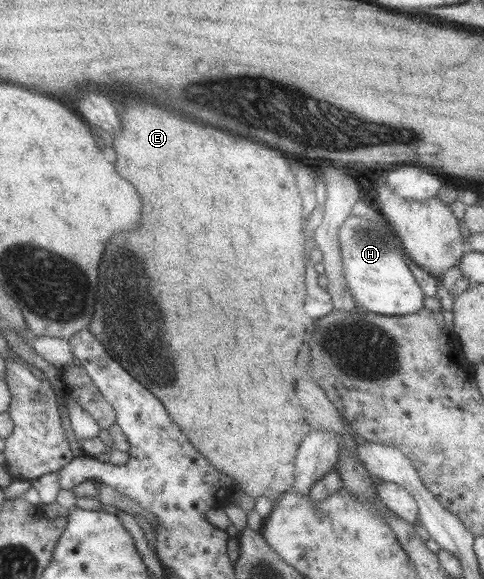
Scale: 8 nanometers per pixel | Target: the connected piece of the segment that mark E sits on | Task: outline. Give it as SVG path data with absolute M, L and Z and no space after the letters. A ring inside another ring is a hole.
M123 94L123 96L125 96L125 100L129 100L129 102L125 102L125 108L123 108L123 110L121 110L121 112L117 112L117 115L119 115L119 121L121 121L121 130L119 130L119 134L113 134L113 135L112 135L112 136L113 136L113 150L115 150L115 154L117 154L117 162L115 162L115 170L117 170L117 172L119 172L119 176L123 176L123 178L125 178L125 180L127 180L127 182L131 182L131 184L133 184L133 186L135 186L135 190L137 190L137 194L139 194L139 198L141 198L141 202L143 202L143 212L141 212L141 226L139 226L139 228L137 228L137 232L131 232L131 236L125 236L125 234L121 234L121 236L115 236L115 238L111 238L111 240L109 240L109 242L107 242L107 248L105 248L105 252L103 252L103 260L101 260L101 264L99 264L99 270L97 270L97 280L99 280L99 284L97 284L97 300L96 300L96 302L95 302L95 310L93 310L93 312L95 312L95 314L93 314L93 316L91 316L91 320L90 320L90 321L89 321L89 324L87 324L87 326L86 326L86 328L87 328L87 330L89 330L89 331L91 331L91 334L93 334L93 336L95 336L95 338L97 338L97 340L99 340L99 342L100 342L100 343L101 343L101 345L103 345L103 347L105 347L105 351L107 351L107 353L109 353L109 356L111 356L111 358L113 358L113 359L115 359L115 361L117 361L117 363L119 363L119 365L121 365L121 367L123 367L123 369L125 369L125 371L127 371L127 373L129 373L129 375L131 375L131 376L132 376L132 377L133 377L133 378L134 378L134 379L135 379L135 380L137 380L137 381L139 381L139 382L140 382L140 383L141 383L141 385L143 385L143 386L144 386L144 387L145 387L145 388L147 388L147 390L149 390L149 392L151 392L151 393L153 393L153 395L155 395L155 396L156 396L156 397L157 397L157 398L158 398L158 399L159 399L159 400L160 400L160 401L161 401L161 402L162 402L162 404L163 404L163 406L164 406L164 407L165 407L165 408L166 408L166 410L167 410L167 412L169 412L169 414L171 414L171 416L175 416L175 418L172 418L172 421L173 421L173 422L175 422L175 424L176 424L176 426L179 426L179 428L181 428L181 432L183 432L183 434L185 434L185 436L187 436L187 440L189 440L189 442L191 442L191 444L193 444L193 446L195 446L195 450L197 450L197 452L199 452L199 454L201 454L201 456L203 456L203 458L205 458L205 460L207 460L207 462L209 462L209 464L211 464L211 466L213 466L213 468L215 468L215 470L217 470L217 472L221 472L221 474L225 474L225 476L229 476L229 478L231 478L231 480L233 480L233 485L234 485L234 487L235 487L235 488L237 488L237 487L238 487L238 488L240 488L240 489L241 489L241 490L243 490L243 492L245 492L245 494L247 494L247 496L249 496L249 498L250 498L250 499L252 499L252 500L253 500L253 501L255 501L255 500L256 500L256 499L257 499L257 498L259 498L259 496L265 496L265 498L268 498L268 499L269 499L269 500L270 500L270 501L271 501L271 505L272 505L272 506L273 506L273 507L275 507L275 506L276 506L276 505L277 505L277 504L278 504L278 501L279 501L279 500L280 500L280 496L281 496L281 495L282 495L282 494L283 494L283 493L284 493L284 492L285 492L285 491L287 491L287 490L289 490L289 489L290 489L290 487L291 487L291 484L293 484L293 458L295 458L295 455L296 455L296 452L297 452L297 448L298 448L298 446L299 446L299 443L300 443L300 442L301 442L301 439L302 439L302 438L303 438L303 437L304 437L304 436L305 436L305 435L306 435L306 434L307 434L307 433L309 433L309 432L311 432L311 430L309 430L309 425L307 425L307 421L305 421L305 417L303 417L303 414L305 414L305 411L303 411L303 408L301 408L301 406L299 406L299 403L297 403L297 401L291 401L291 400L293 400L293 398L294 398L294 397L295 397L295 389L293 389L293 386L295 386L295 378L296 378L296 377L297 377L297 373L298 373L298 372L299 372L299 370L298 370L298 368L295 368L295 358L297 358L297 352L299 352L299 346L301 346L301 344L303 344L303 340L273 340L273 338L301 338L301 336L303 336L303 334L305 334L305 328L307 328L307 326L309 326L309 324L311 324L311 318L309 318L309 316L307 316L307 314L305 314L305 310L303 310L303 306L301 306L301 304L303 304L303 296L305 296L305 283L303 283L303 276L304 276L304 274L305 274L305 270L304 270L304 263L305 263L305 259L304 259L304 258L303 258L303 256L301 256L301 250L303 250L303 246L304 246L304 244L303 244L303 240L305 240L305 238L303 238L303 224L301 224L301 218L303 218L303 216L301 216L301 197L299 197L299 192L297 192L297 186L295 186L295 176L293 176L293 174L291 174L291 170L289 170L289 164L287 164L287 160L285 160L285 158L283 158L283 156L281 156L281 152L279 152L279 150L273 150L273 148L267 148L267 146L263 146L263 144L259 144L259 142L253 142L253 140L247 140L247 138L241 138L241 136L231 136L231 134L227 134L227 132L221 132L221 130L217 130L217 128L207 128L207 124L201 124L201 122L197 122L197 120L191 120L191 118L187 118L187 116L179 116L179 114L177 114L177 112L171 112L171 110L165 110L165 108L159 108L159 106L157 106L157 104L153 104L153 102L145 102L145 100L137 100L137 98L135 98L135 96L131 96L131 94ZM209 208L211 208L211 210L213 210L213 212L219 212L219 214L217 214L217 220L219 220L219 224L199 224L199 222L201 222L201 220L203 220L203 218L205 218L205 216L207 216L207 214L209 214L209 212L211 212L211 210L209 210Z

